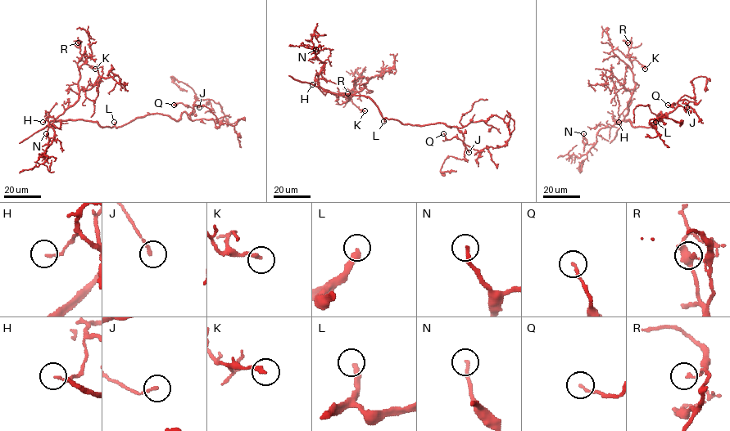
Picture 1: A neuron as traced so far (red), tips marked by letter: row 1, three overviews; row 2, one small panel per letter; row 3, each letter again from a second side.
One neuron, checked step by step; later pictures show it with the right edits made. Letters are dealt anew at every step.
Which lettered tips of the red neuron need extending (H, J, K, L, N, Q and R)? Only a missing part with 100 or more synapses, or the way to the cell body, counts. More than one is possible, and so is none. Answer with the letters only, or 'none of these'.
L

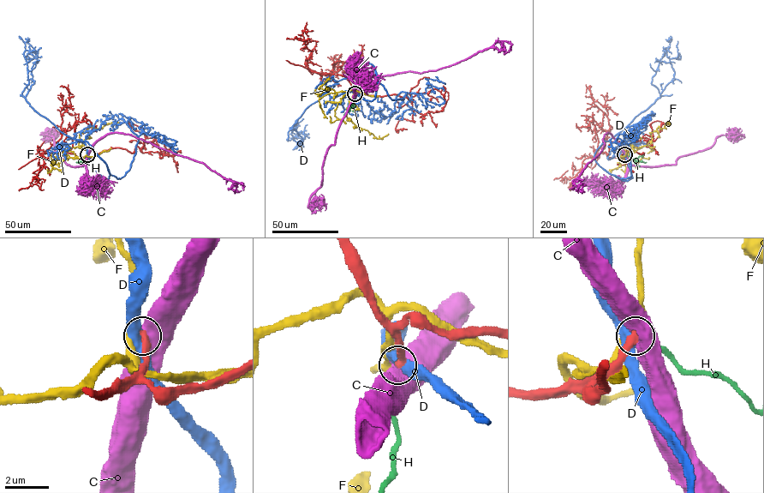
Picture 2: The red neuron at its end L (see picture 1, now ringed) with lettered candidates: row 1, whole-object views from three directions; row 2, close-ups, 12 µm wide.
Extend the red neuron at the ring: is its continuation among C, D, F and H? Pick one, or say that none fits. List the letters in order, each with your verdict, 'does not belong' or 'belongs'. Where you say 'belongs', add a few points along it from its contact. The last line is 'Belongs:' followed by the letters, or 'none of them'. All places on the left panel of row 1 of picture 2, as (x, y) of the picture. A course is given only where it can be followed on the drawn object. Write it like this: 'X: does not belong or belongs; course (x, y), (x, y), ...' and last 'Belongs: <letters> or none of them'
C: does not belong
D: does not belong
F: does not belong
H: does not belong
Belongs: none of them

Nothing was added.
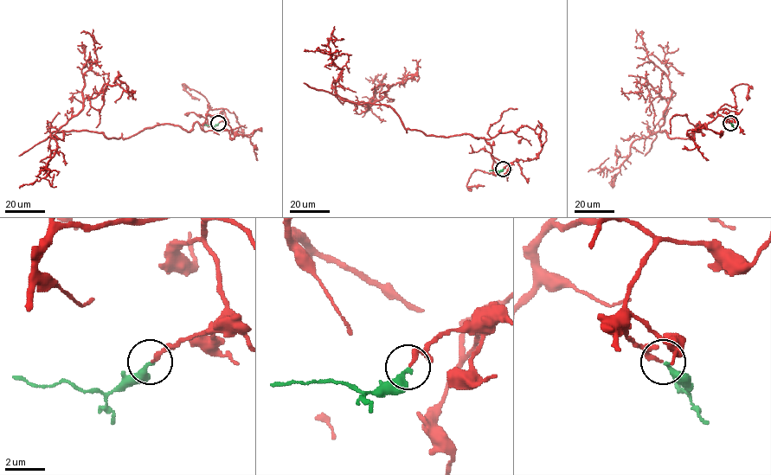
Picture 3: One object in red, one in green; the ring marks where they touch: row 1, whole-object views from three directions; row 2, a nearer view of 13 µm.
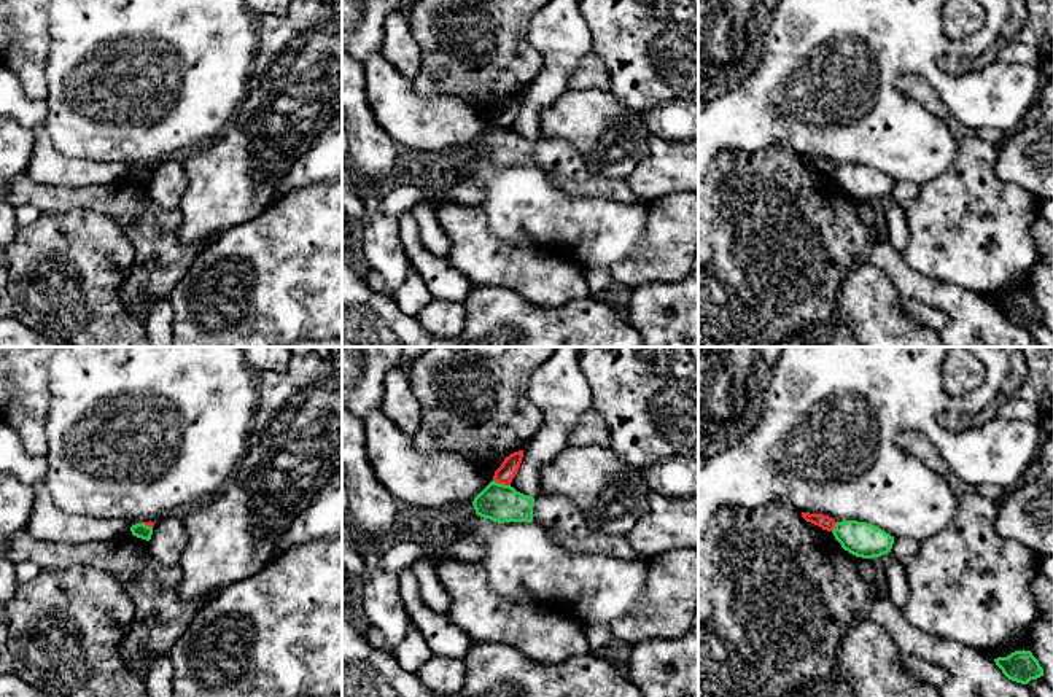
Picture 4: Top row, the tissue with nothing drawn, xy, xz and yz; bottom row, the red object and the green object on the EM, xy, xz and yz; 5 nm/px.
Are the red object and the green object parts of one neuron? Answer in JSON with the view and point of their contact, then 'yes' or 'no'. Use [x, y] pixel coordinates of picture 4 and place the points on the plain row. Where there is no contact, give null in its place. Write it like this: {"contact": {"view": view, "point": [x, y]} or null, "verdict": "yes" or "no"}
{"contact": {"view": "xz", "point": [501, 126]}, "verdict": "no"}

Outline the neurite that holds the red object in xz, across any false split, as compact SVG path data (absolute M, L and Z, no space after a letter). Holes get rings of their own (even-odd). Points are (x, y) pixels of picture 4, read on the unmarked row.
M523 94L514 95L504 102L501 110L495 115L493 124L498 127L511 129L512 123L515 121L520 107L523 102Z

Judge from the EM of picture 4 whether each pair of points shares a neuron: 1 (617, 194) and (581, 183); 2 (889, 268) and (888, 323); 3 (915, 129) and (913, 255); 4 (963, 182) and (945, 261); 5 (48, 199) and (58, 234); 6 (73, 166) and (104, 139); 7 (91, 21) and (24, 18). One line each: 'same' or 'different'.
1: same
2: different
3: different
4: same
5: different
6: different
7: different

